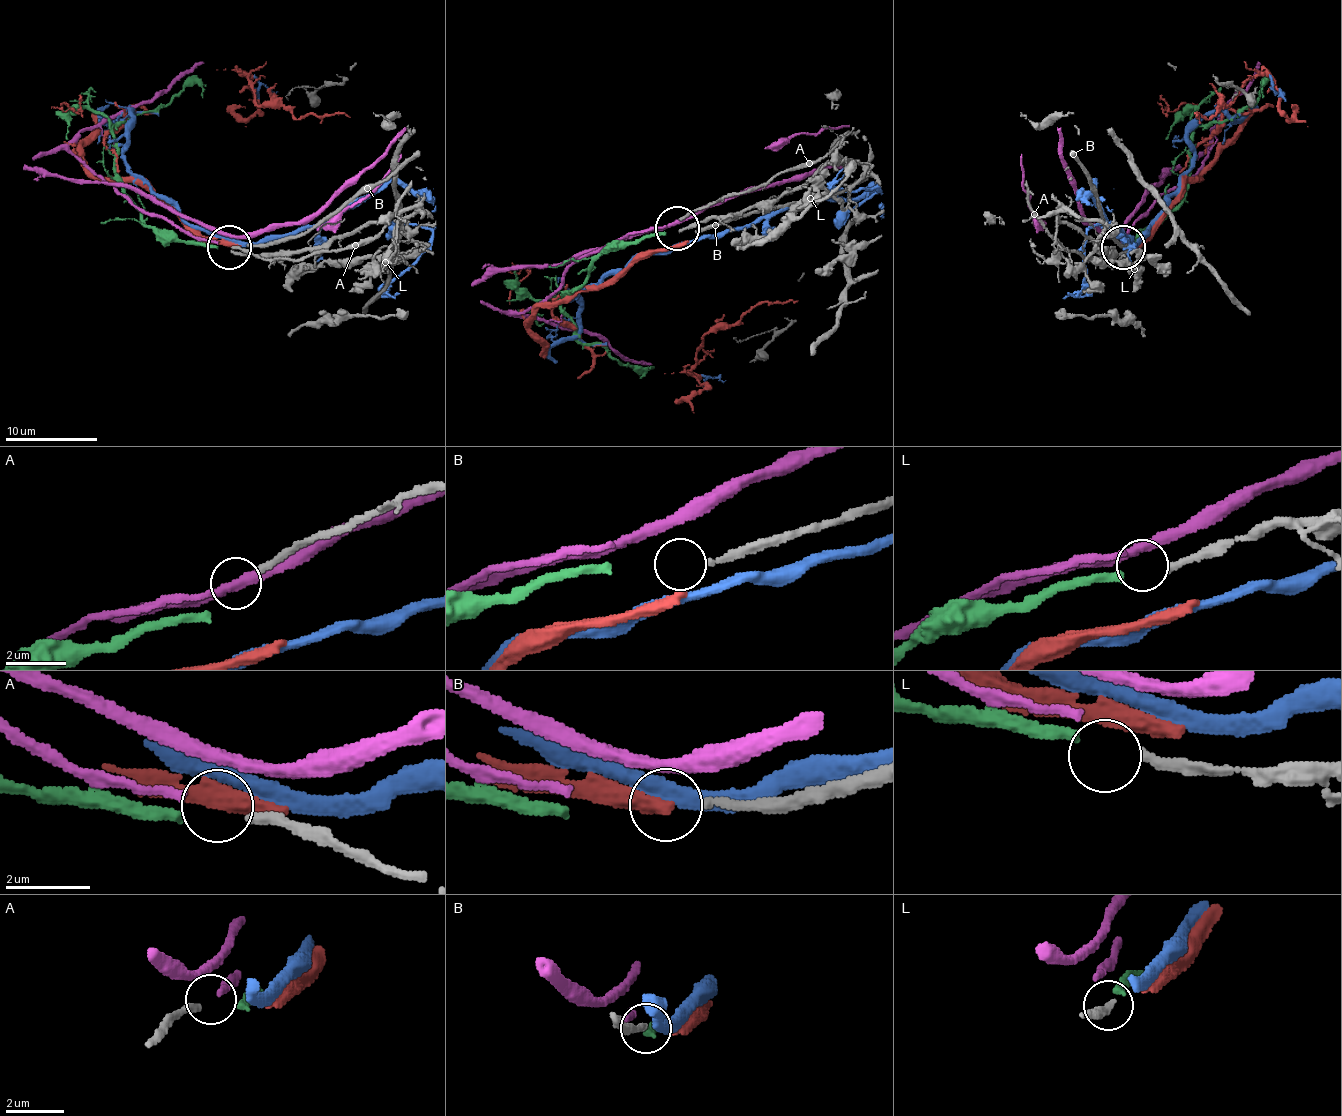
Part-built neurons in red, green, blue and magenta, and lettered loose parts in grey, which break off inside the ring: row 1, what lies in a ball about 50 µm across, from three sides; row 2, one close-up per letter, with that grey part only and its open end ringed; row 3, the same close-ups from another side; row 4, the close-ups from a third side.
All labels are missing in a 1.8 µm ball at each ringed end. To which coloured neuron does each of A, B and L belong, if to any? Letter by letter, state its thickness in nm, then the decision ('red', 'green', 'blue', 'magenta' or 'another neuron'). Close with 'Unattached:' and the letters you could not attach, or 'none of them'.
A: 240 nm | magenta
B: 200 nm | another neuron
L: 240 nm | green
Unattached: B

